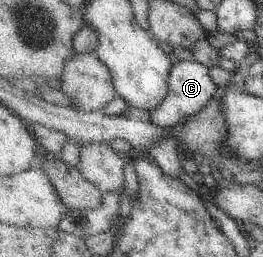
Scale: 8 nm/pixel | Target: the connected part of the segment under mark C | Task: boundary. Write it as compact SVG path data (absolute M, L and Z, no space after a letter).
M195 61L180 62L173 70L170 82L171 88L164 103L161 103L156 110L151 112L151 120L158 127L173 131L180 125L187 123L193 117L196 117L210 103L210 100L220 89L213 78L211 78L211 68L205 64Z

